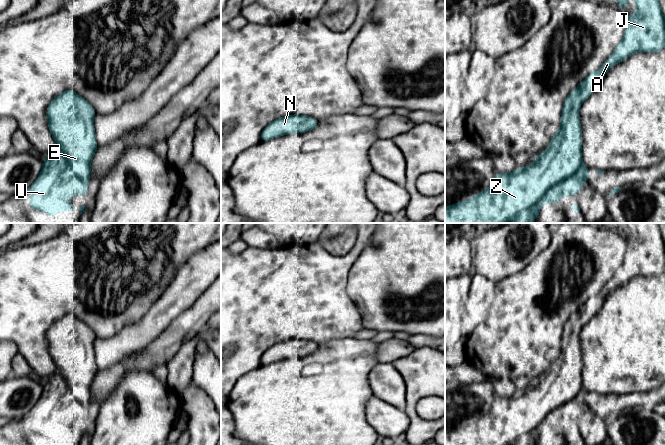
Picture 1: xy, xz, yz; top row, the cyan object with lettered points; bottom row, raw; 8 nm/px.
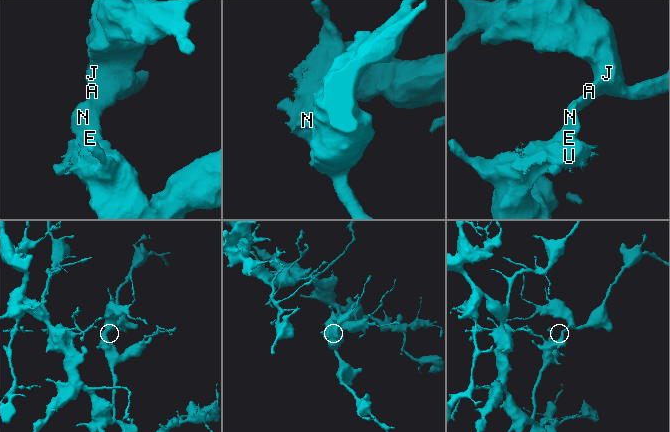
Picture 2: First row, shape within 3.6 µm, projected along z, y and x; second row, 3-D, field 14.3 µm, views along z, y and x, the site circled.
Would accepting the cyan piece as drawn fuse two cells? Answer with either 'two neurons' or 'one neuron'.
one neuron

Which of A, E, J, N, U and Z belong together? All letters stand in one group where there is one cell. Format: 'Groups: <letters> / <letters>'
Groups: A E J N U Z

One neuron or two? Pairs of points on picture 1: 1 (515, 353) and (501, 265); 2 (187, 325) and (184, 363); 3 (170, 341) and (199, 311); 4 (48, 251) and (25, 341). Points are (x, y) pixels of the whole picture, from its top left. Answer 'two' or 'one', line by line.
1: two
2: two
3: one
4: one

